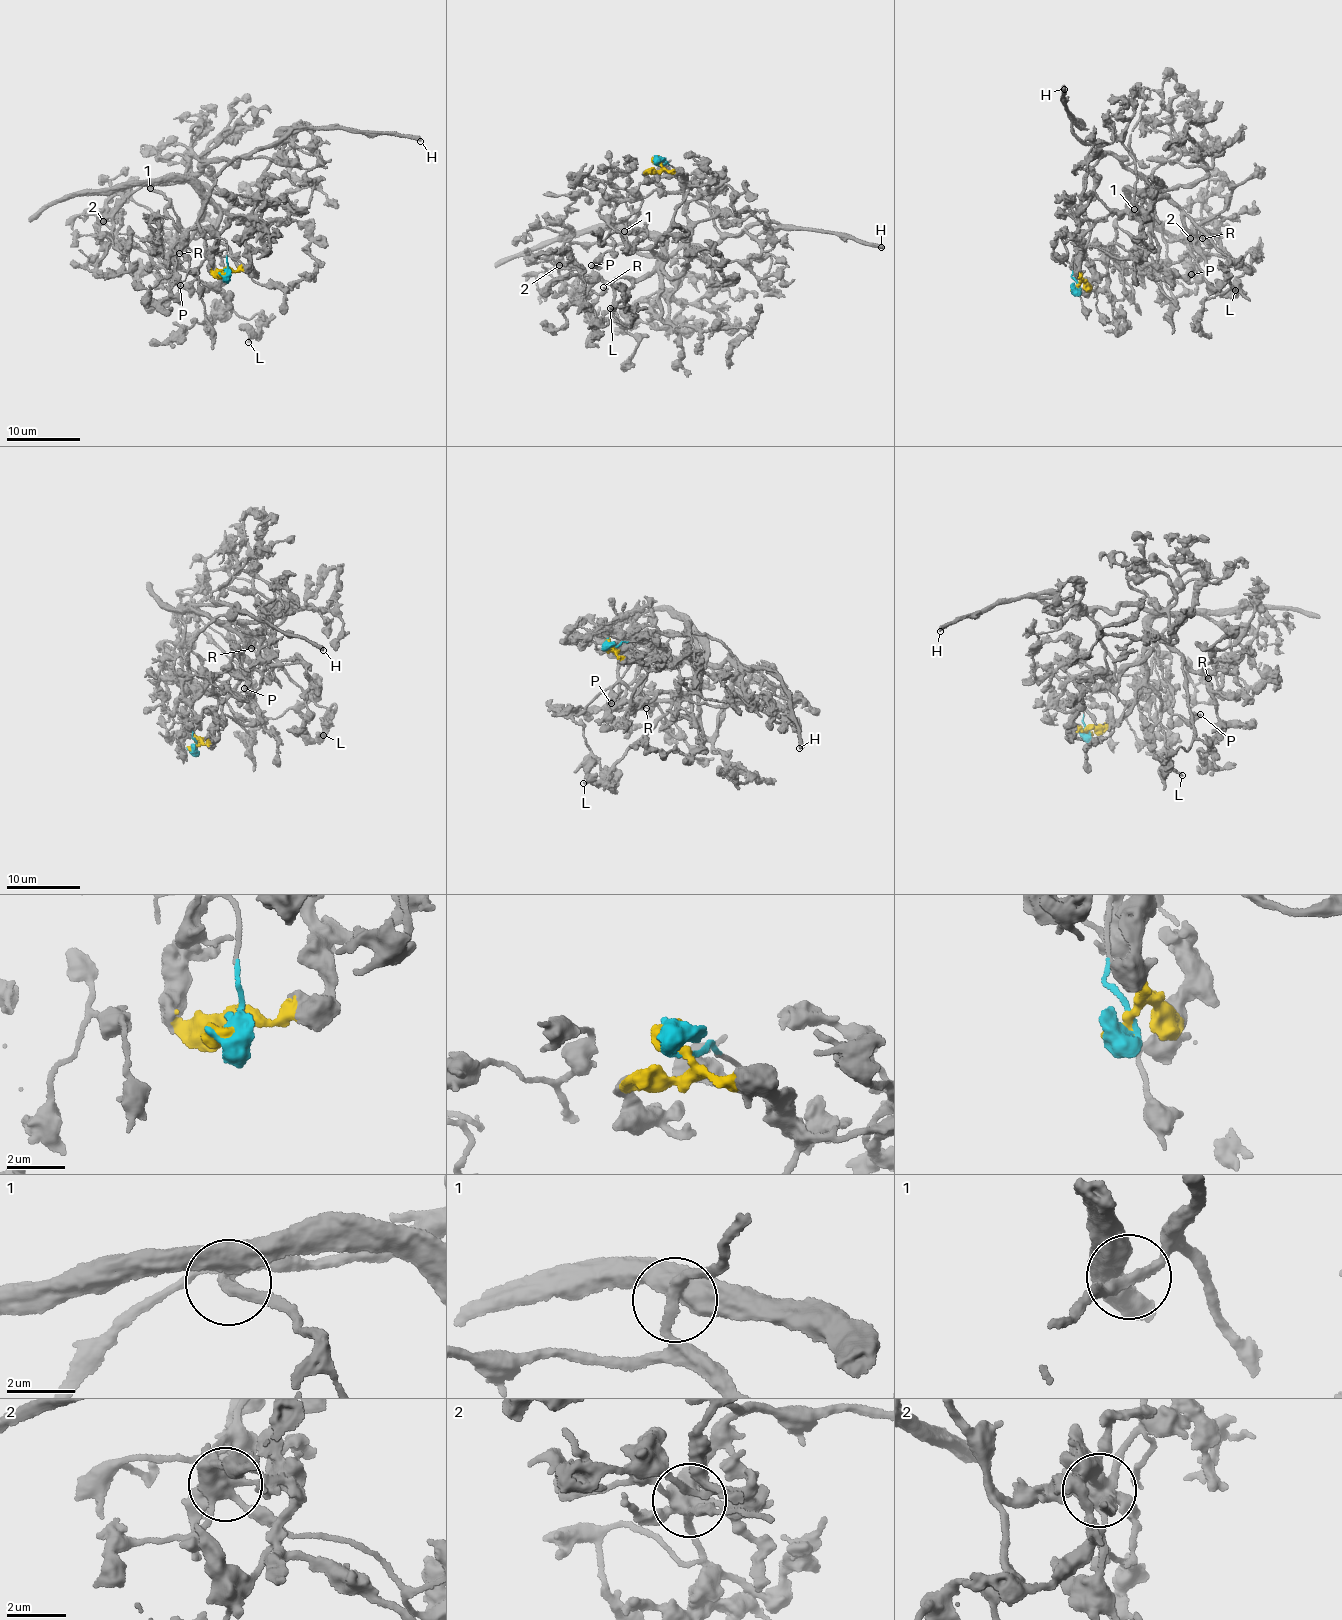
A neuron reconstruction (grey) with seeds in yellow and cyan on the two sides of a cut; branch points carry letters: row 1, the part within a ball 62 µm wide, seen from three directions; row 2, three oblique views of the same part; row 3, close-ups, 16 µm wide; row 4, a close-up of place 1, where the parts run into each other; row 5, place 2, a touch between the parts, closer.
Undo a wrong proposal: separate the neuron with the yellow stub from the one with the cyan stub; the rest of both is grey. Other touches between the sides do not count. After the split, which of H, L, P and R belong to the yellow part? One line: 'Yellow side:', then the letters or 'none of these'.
Yellow side: L

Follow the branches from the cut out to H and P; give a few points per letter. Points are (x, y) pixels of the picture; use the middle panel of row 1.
H: (656, 160), (676, 168), (658, 180), (660, 186), (695, 199), (722, 233), (767, 222), (843, 232), (882, 247)
P: (656, 160), (676, 168), (660, 186), (695, 199), (719, 237), (652, 256), (623, 234), (637, 214), (590, 265)

